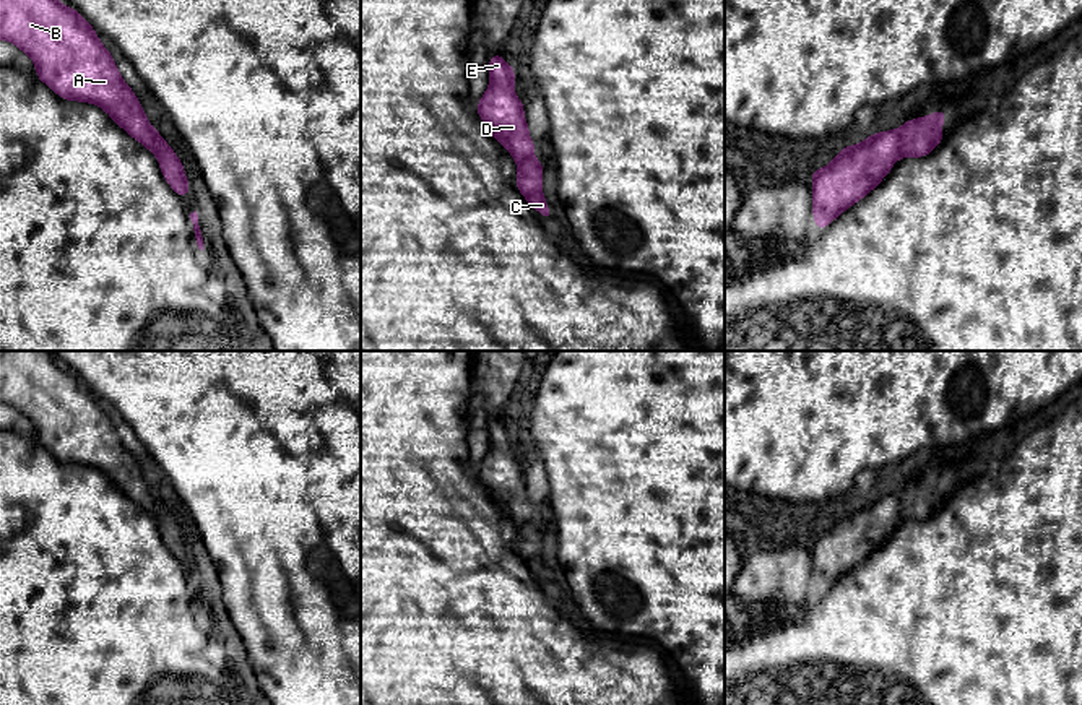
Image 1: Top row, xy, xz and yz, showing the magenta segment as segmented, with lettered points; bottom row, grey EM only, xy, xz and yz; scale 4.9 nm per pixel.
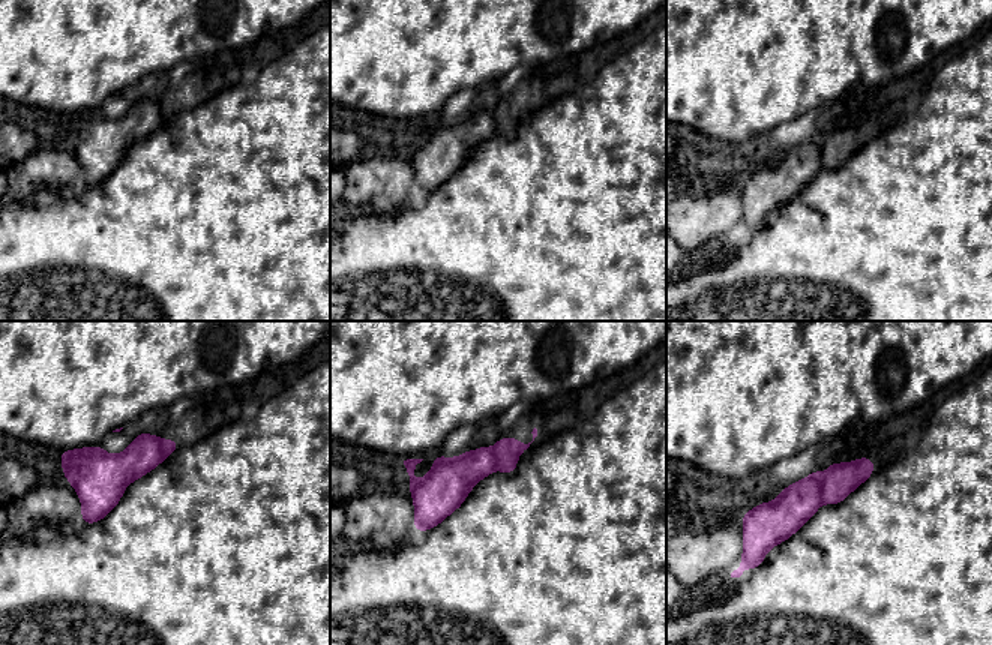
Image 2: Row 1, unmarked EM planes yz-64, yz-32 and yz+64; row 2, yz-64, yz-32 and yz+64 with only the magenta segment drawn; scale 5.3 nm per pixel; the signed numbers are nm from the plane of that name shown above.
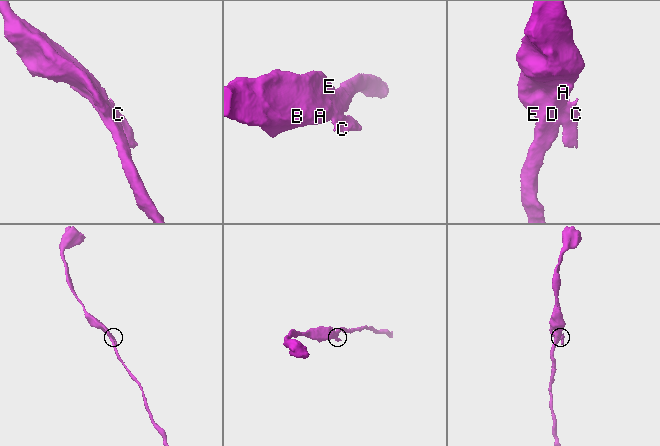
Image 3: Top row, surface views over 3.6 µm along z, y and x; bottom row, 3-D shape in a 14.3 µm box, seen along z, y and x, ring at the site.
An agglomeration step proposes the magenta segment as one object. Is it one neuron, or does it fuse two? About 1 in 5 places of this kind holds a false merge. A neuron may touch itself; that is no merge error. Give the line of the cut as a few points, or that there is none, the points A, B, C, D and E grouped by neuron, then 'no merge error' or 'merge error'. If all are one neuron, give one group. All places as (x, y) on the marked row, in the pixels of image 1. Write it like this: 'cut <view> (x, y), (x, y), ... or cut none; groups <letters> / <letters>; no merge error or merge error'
cut yz (900, 130), (897, 156); groups A B D E / C; merge error

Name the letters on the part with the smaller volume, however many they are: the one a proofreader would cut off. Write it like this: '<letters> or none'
C

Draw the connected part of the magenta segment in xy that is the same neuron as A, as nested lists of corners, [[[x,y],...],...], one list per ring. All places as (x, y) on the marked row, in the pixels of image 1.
[[[0,0],[0,39],[26,52],[36,65],[36,76],[62,99],[102,107],[117,125],[156,154],[158,130],[149,125],[138,97],[122,80],[94,28],[75,8],[67,8],[58,0]]]

